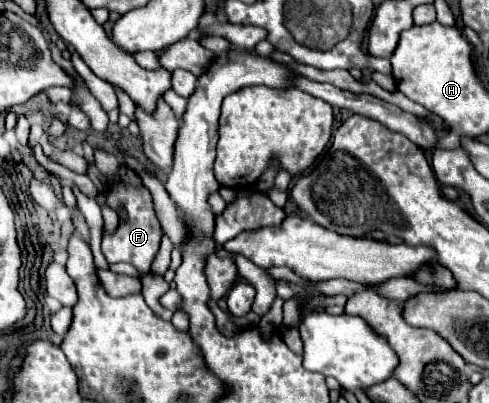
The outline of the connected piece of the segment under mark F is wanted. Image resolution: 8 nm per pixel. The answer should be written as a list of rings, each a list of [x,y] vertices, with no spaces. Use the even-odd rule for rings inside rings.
[[[115,183],[109,187],[107,195],[105,195],[105,203],[107,207],[111,207],[113,211],[117,211],[119,215],[119,227],[113,231],[113,233],[107,233],[103,231],[103,239],[101,239],[101,251],[107,259],[107,263],[131,263],[135,265],[143,275],[147,275],[151,269],[151,261],[155,257],[159,250],[159,243],[161,243],[161,237],[163,237],[163,229],[161,229],[161,223],[157,219],[157,213],[153,209],[153,199],[151,199],[151,193],[147,187],[135,187],[135,185],[129,185],[129,183]],[[125,209],[127,213],[127,219],[121,219],[121,211]]]

